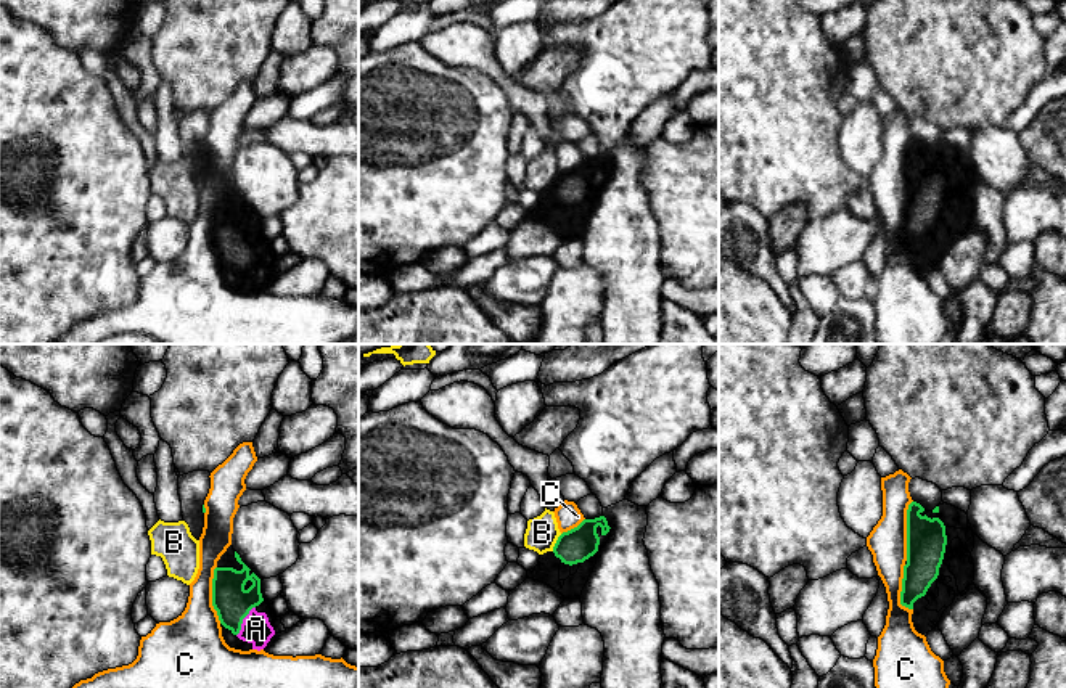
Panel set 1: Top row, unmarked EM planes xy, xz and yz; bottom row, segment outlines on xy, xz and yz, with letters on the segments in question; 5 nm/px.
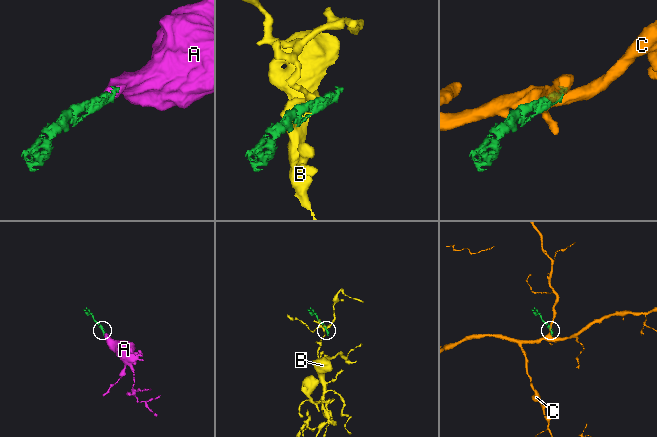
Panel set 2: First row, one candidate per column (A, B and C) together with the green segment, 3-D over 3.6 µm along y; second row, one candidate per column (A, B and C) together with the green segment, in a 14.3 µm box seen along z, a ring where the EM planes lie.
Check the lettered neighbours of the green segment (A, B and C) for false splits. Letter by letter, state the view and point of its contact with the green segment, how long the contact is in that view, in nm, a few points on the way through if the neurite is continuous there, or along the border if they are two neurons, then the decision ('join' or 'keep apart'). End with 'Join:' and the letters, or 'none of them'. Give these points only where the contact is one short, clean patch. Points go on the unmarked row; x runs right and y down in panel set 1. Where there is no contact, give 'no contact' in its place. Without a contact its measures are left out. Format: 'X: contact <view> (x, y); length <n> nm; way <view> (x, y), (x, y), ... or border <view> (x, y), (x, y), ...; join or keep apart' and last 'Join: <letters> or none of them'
A: contact xy (241, 261); length 180 nm; way xy (230, 240), (241, 261), (256, 269); join
B: contact xz (557, 182); length 100 nm; border xz (561, 174), (552, 190); keep apart
C: contact yz (907, 171); length 300 nm; keep apart
Join: A

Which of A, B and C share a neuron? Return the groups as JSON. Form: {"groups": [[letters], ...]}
{"groups": [["A"], ["B"], ["C"]]}

